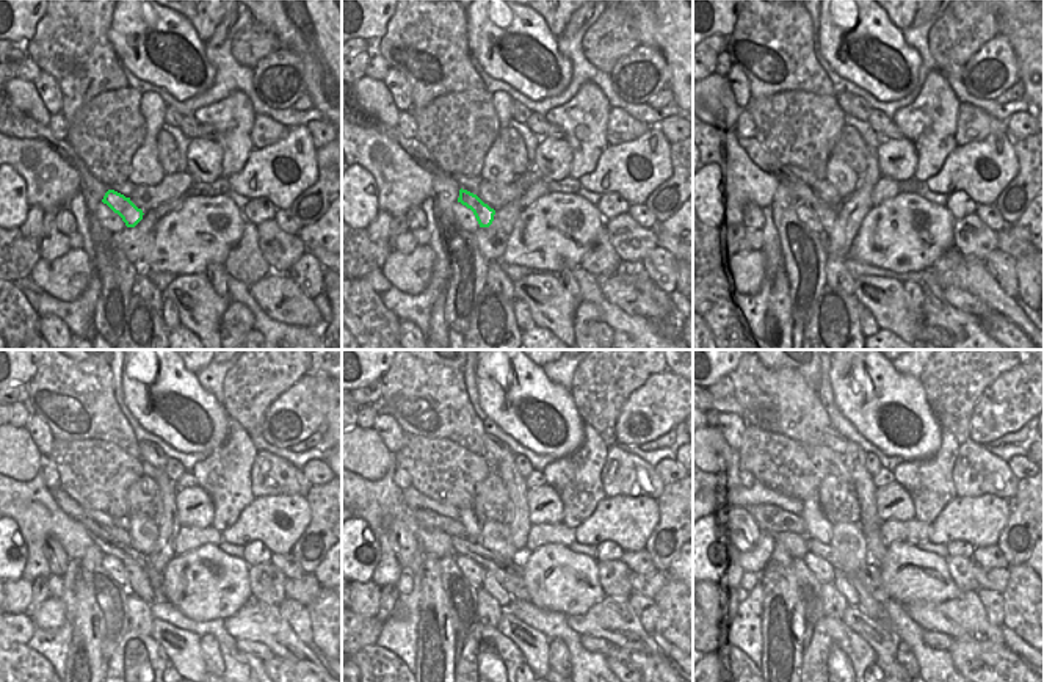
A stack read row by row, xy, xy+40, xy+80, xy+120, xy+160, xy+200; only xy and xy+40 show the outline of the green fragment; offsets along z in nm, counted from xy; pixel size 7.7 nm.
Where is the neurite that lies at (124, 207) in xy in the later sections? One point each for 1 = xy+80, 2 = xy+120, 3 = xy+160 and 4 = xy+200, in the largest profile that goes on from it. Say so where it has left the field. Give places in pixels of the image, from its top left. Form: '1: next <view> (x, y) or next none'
1: next xy+80 (828, 215)
2: next xy+120 (138, 584)
3: next xy+160 (489, 584)
4: next xy+200 (840, 582)

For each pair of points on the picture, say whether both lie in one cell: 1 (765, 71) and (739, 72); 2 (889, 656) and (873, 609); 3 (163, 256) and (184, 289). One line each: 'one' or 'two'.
1: two
2: two
3: two

